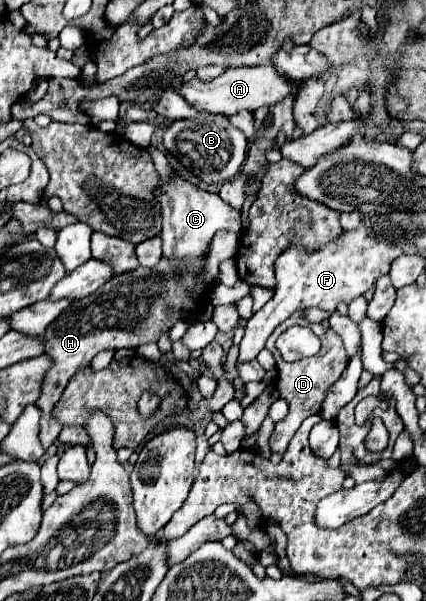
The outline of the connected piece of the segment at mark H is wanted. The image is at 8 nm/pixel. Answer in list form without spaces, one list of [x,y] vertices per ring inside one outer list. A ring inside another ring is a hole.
[[[161,258],[155,270],[137,268],[131,274],[113,276],[99,290],[95,290],[95,294],[71,302],[71,306],[57,320],[53,320],[43,332],[45,354],[51,356],[53,364],[47,370],[41,396],[35,402],[41,410],[41,434],[39,434],[41,444],[49,448],[57,440],[61,424],[53,418],[55,404],[59,402],[69,378],[79,368],[89,366],[89,362],[97,352],[107,348],[111,350],[139,348],[141,344],[157,342],[161,332],[167,332],[179,318],[191,316],[205,302],[207,298],[199,300],[189,298],[189,294],[179,286],[175,270],[171,262],[167,262],[167,258]],[[167,308],[173,308],[173,316],[167,314]]]

